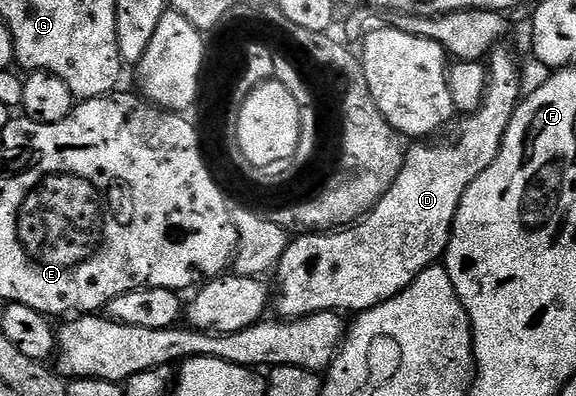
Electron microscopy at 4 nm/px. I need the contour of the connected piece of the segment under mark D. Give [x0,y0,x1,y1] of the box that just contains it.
[272,49,524,319]

